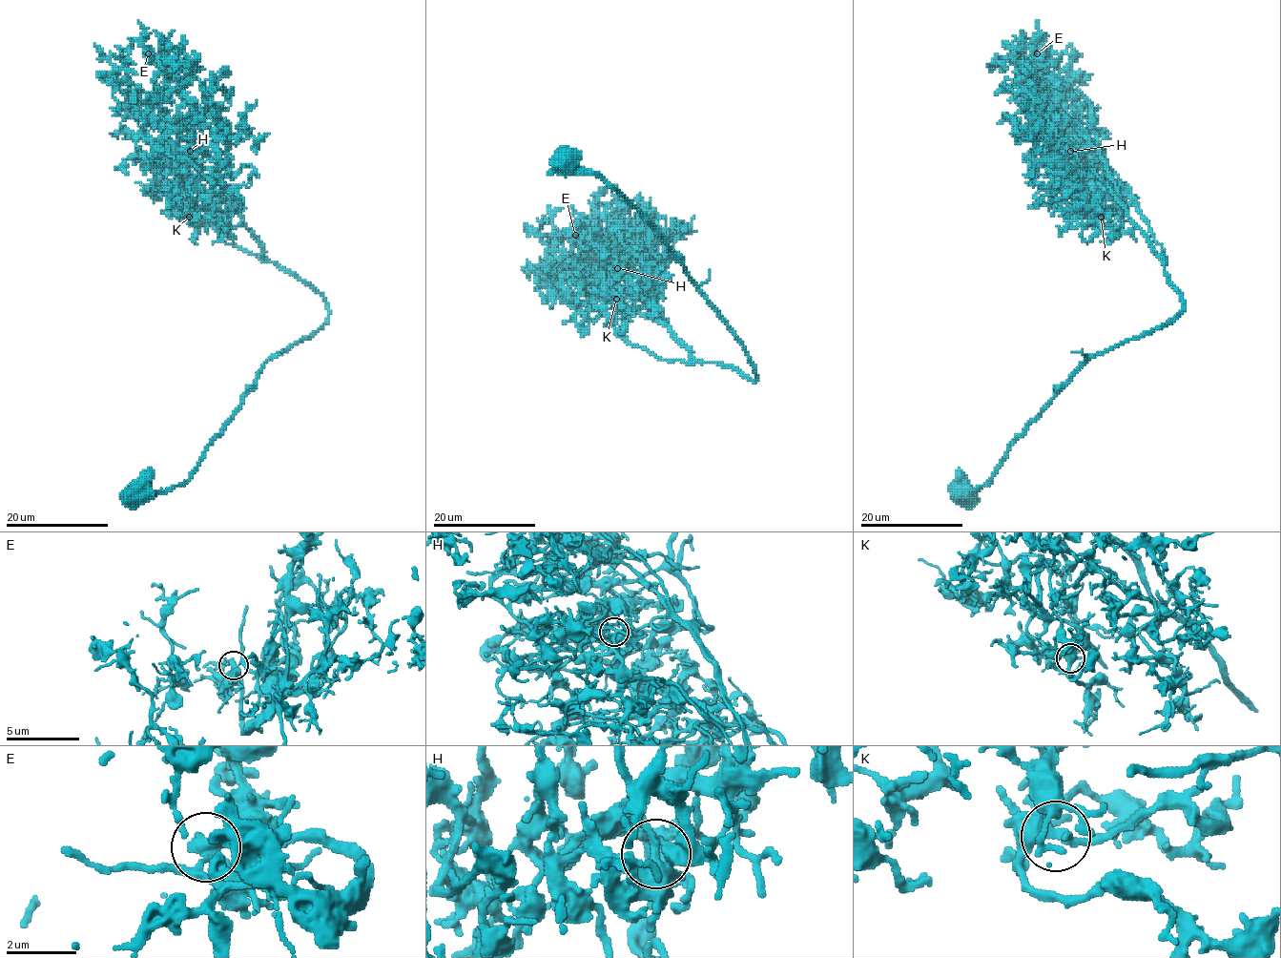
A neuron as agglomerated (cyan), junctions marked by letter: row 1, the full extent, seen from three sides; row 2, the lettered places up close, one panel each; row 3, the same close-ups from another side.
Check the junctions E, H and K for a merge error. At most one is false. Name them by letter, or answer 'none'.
E

